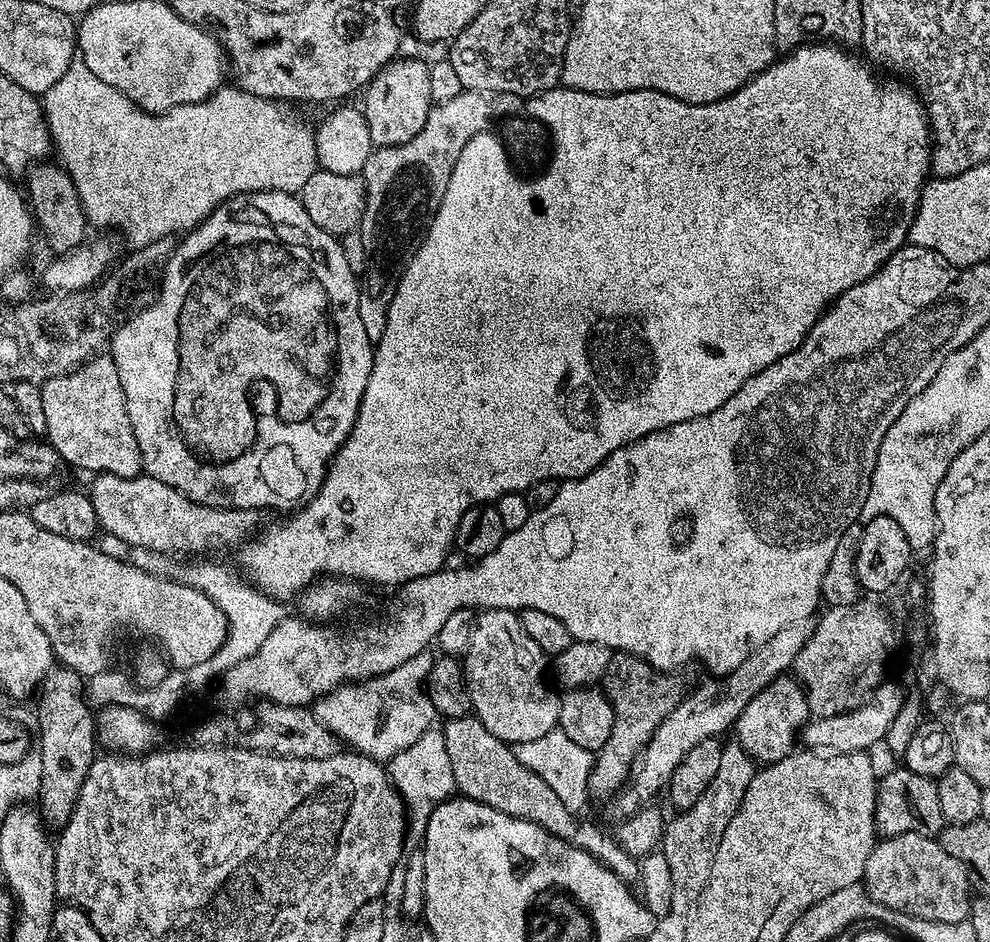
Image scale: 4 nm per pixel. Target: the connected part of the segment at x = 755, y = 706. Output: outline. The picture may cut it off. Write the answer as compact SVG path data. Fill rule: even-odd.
M785 674L754 694L754 698L750 698L746 710L742 710L734 725L734 740L744 747L746 754L750 754L757 765L767 766L792 755L797 747L798 737L803 733L804 725L809 719L804 687L795 675Z

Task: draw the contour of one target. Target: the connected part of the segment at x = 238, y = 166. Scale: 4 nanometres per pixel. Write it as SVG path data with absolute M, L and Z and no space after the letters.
M74 58L70 62L70 66L66 66L66 74L62 74L62 78L58 78L58 82L54 82L54 86L50 86L50 90L42 93L42 107L44 121L48 124L48 132L52 136L52 147L55 155L60 155L58 157L59 163L68 171L74 186L78 190L78 198L82 202L82 210L86 214L89 225L93 229L113 228L114 231L120 232L121 238L129 244L127 247L132 250L145 248L159 240L176 238L181 234L191 232L219 204L224 204L232 196L237 196L243 192L290 192L299 194L302 186L306 186L306 181L310 179L310 174L317 172L320 163L316 153L316 137L311 127L308 129L302 121L295 120L292 116L284 116L283 110L280 109L283 107L279 103L252 96L235 86L221 86L212 95L197 104L174 106L168 112L159 114L144 112L137 104L130 102L130 98L126 98L126 94L122 94L118 90L114 90L114 86L102 82L102 78L98 78L98 74L90 71L90 66L86 66L84 60Z

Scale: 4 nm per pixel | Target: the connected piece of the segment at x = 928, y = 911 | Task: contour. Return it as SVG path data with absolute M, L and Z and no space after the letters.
M898 834L881 839L866 858L862 881L867 893L890 910L905 912L930 922L962 922L968 919L974 893L968 871L958 858L946 854L939 839L922 834Z

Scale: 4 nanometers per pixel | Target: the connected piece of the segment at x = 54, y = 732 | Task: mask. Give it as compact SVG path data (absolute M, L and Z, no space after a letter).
M63 666L53 667L48 677L40 683L36 700L36 724L40 727L40 745L38 751L42 758L42 782L38 793L38 811L40 819L49 829L59 830L64 827L74 806L78 802L78 794L82 790L82 782L86 782L86 774L90 766L98 758L98 737L96 734L96 717L84 695L86 684L79 672Z

